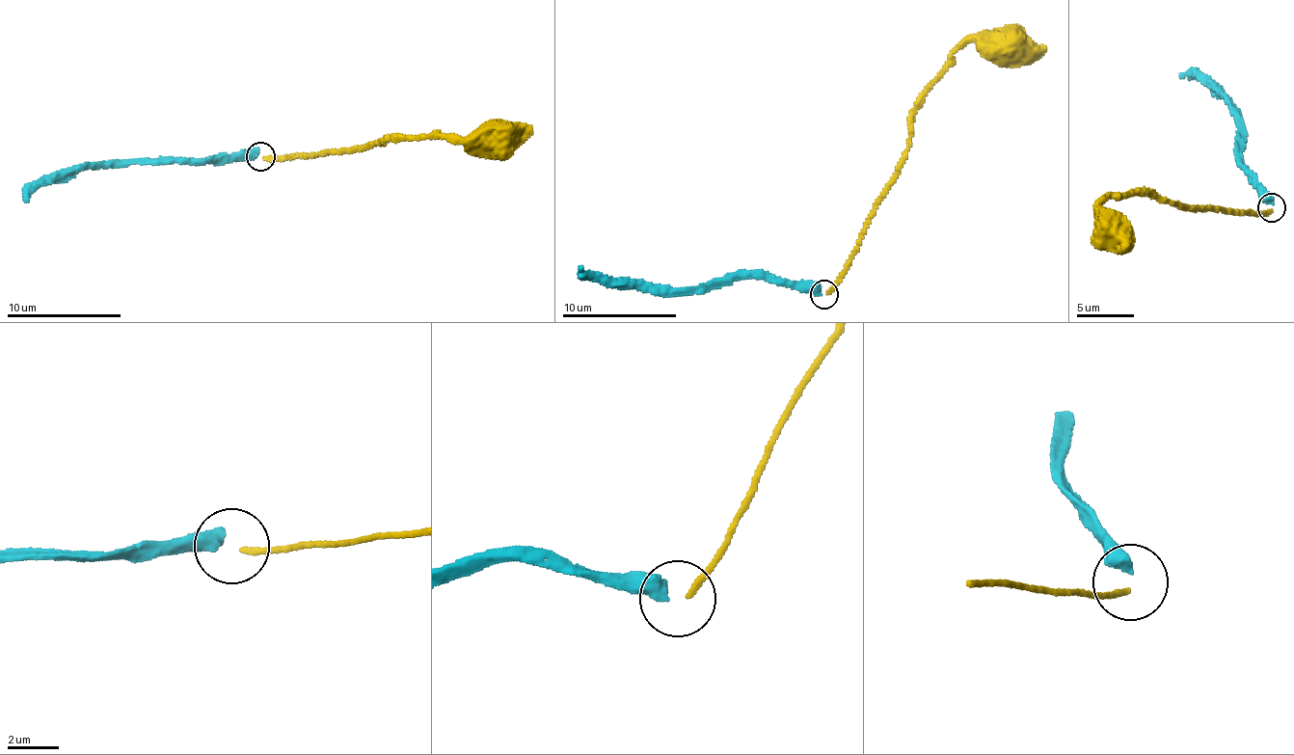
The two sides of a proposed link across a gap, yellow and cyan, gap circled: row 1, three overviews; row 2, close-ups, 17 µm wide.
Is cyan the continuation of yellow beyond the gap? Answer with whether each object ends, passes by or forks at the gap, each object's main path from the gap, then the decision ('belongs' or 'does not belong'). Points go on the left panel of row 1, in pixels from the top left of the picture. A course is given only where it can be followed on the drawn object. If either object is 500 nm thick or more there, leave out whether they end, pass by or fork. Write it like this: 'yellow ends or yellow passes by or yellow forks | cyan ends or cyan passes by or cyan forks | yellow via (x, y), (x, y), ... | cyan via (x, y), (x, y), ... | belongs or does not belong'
yellow via (263, 157), (281, 160), (338, 153), (375, 143), (441, 137), (457, 142), (471, 140), (491, 129), (531, 129) | cyan via (257, 153), (84, 167), (43, 178), (32, 187), (25, 202) | does not belong

